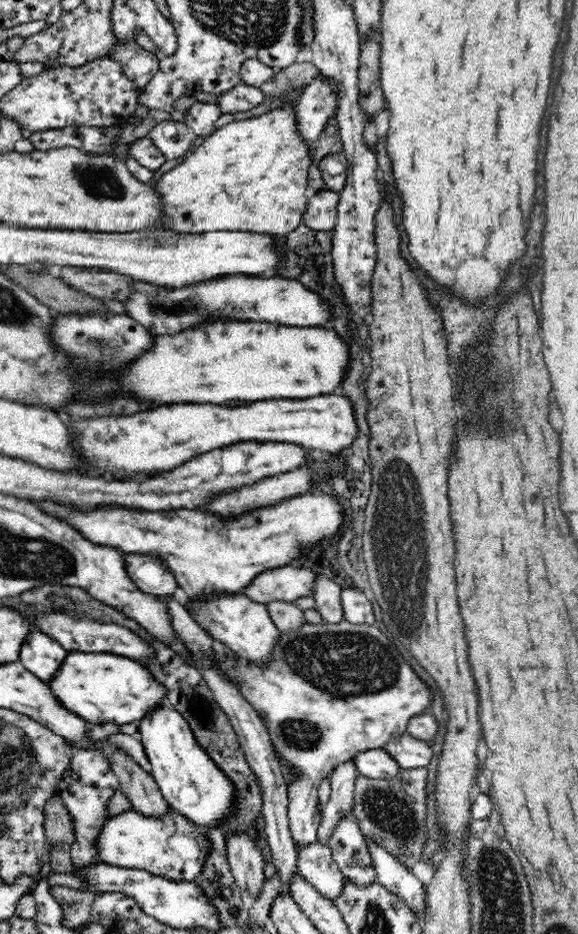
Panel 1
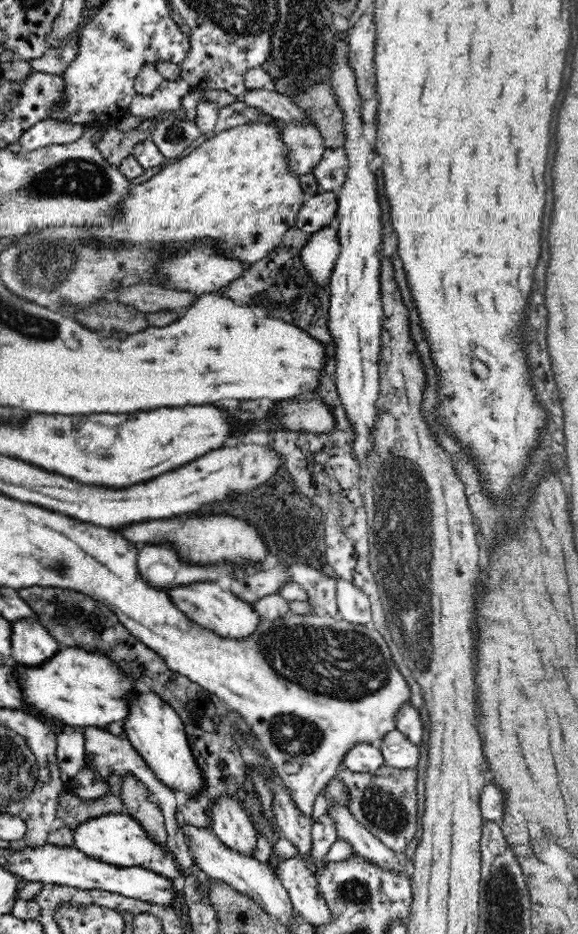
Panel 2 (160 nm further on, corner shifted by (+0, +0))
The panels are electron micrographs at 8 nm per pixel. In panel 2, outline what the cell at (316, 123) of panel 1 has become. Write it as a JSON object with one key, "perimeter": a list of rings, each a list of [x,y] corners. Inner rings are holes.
{"perimeter":[[[288,122],[282,124],[282,142],[288,149],[287,163],[289,169],[299,178],[310,174],[322,160],[324,141],[315,123],[308,124]]]}

